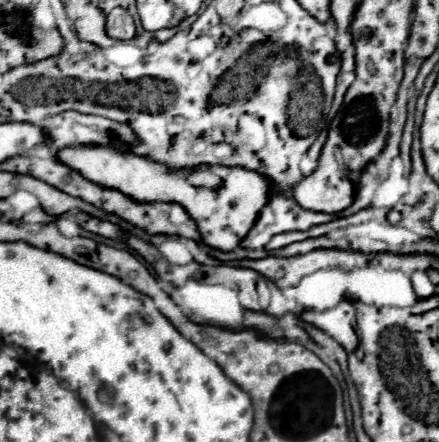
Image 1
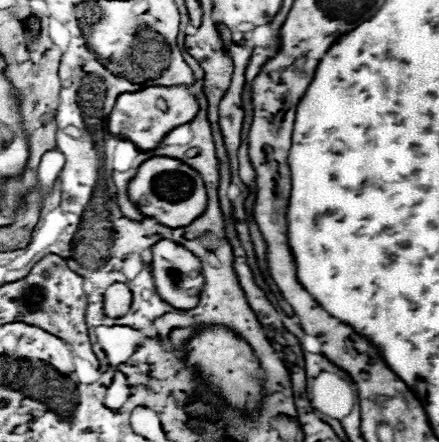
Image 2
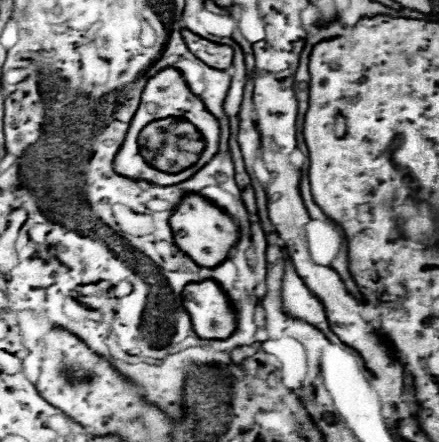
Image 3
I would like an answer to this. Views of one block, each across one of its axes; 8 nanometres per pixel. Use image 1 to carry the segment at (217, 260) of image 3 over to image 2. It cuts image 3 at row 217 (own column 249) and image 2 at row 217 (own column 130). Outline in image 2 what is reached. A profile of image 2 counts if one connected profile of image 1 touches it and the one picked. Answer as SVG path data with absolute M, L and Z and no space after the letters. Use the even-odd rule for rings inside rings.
M160 156L154 160L146 160L138 168L136 176L130 180L128 196L136 204L140 204L138 208L144 216L152 216L168 228L182 228L192 224L204 212L208 202L204 180L196 170L192 170L182 160L160 158Z

